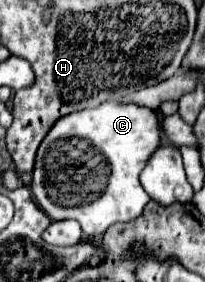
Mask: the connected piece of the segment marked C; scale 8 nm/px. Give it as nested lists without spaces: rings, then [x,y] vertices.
[[[102,102],[92,110],[80,110],[76,114],[68,114],[52,126],[44,142],[40,144],[30,190],[36,202],[40,204],[40,208],[52,220],[74,218],[80,222],[84,234],[102,236],[112,224],[128,222],[142,214],[150,198],[144,192],[138,176],[148,164],[150,156],[160,148],[160,140],[162,140],[162,126],[158,120],[158,112],[146,106]]]

